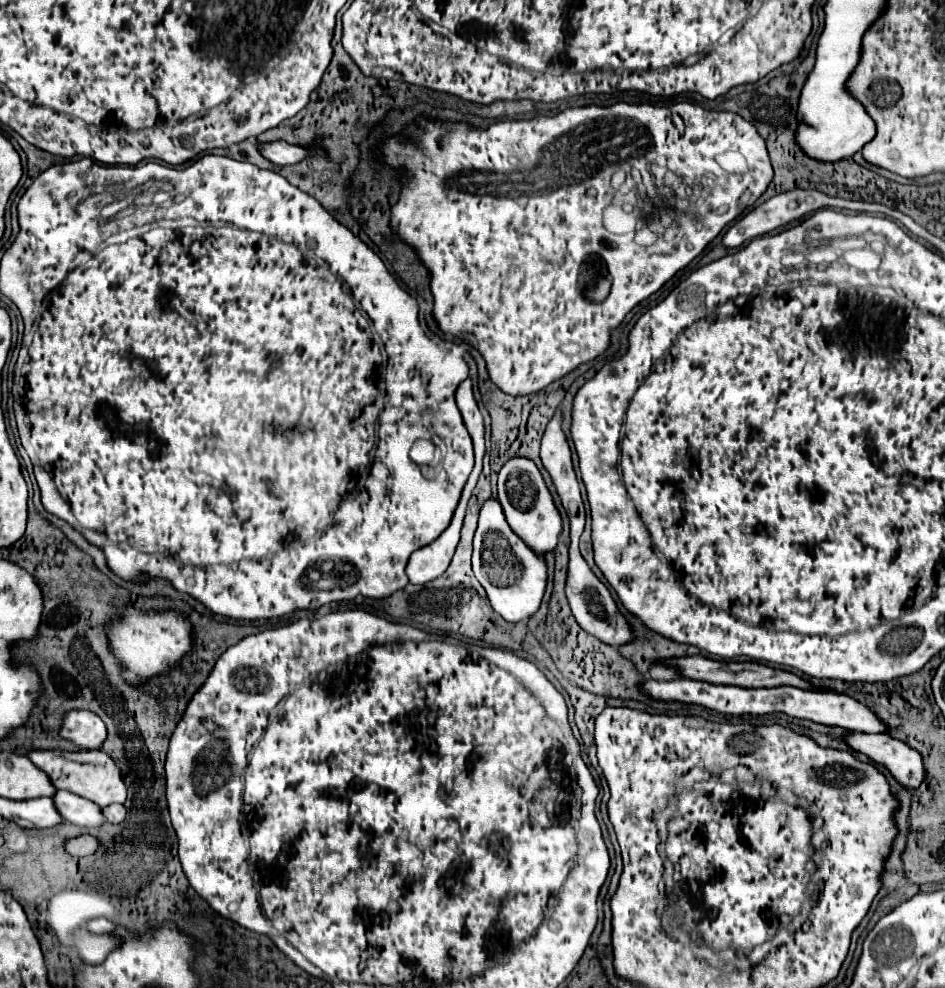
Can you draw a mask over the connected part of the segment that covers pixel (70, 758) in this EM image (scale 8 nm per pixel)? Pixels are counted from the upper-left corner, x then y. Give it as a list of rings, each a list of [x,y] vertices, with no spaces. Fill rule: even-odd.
[[[29,750],[29,760],[35,762],[55,784],[55,788],[75,792],[99,806],[109,806],[113,802],[125,802],[127,786],[121,778],[119,768],[115,762],[101,750],[77,750],[77,752],[63,752],[63,750]]]

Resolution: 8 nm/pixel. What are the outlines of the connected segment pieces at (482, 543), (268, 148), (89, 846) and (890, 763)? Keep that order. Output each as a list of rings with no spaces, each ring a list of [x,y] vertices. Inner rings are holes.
[[[491,498],[479,512],[479,526],[473,538],[473,574],[487,592],[487,598],[497,614],[507,622],[527,620],[537,612],[547,580],[547,564],[539,558],[505,522],[499,500]]]
[[[283,140],[279,142],[267,142],[259,144],[259,152],[263,158],[267,158],[275,166],[285,166],[285,164],[297,164],[307,156],[307,150],[301,146],[287,144]]]
[[[81,834],[77,838],[67,838],[63,846],[71,856],[89,856],[97,850],[99,842],[91,834]]]
[[[849,732],[841,736],[841,740],[853,752],[865,754],[873,762],[885,766],[899,782],[899,786],[907,790],[915,790],[925,778],[921,754],[903,744],[901,740],[893,740],[887,734],[861,734],[861,732]]]

